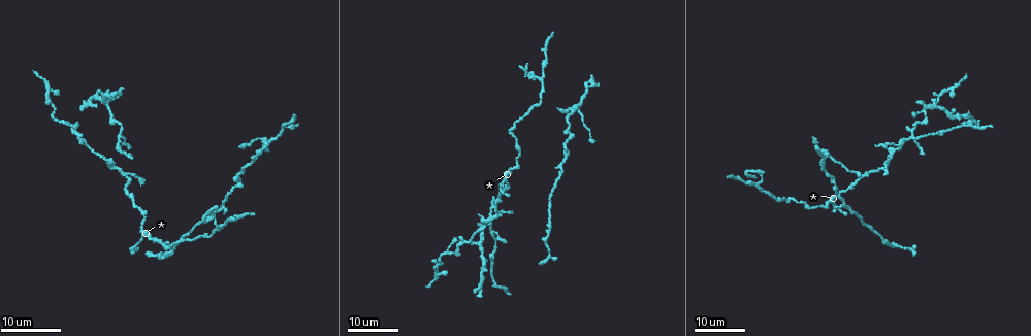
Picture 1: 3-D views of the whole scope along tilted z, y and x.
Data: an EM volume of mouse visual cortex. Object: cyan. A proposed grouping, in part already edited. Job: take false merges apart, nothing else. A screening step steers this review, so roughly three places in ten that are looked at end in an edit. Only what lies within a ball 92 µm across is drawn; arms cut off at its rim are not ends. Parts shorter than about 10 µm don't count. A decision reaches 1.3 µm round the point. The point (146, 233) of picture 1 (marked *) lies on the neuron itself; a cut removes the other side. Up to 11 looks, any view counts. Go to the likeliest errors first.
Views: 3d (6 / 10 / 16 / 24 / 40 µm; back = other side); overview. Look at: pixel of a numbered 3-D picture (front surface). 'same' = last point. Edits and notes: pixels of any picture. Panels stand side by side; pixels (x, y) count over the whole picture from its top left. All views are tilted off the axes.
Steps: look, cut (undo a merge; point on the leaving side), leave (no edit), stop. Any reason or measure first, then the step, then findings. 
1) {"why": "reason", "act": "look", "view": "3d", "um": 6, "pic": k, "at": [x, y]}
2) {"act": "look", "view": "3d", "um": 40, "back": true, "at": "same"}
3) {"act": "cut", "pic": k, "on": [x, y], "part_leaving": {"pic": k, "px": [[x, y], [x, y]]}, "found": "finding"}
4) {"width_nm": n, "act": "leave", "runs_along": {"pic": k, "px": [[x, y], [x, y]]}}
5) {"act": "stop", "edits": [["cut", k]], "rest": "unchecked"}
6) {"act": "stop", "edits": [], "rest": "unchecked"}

{"why": "four-way junction", "act": "look", "view": "3d", "um": 16, "pic": 1, "at": [826, 156]}

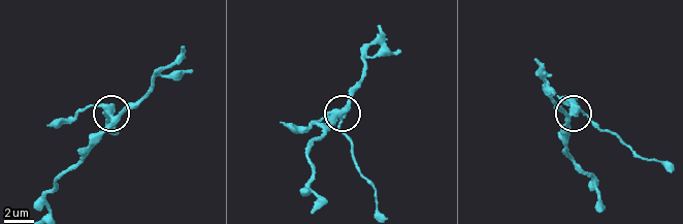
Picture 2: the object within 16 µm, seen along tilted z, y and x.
{"act": "look", "view": "3d", "um": 6, "pic": 2, "at": [110, 112]}

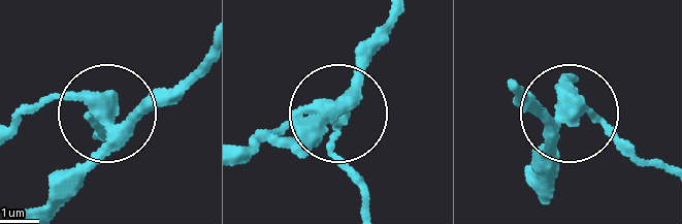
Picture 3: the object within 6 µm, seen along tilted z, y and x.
{"width_nm": 370, "act": "leave", "runs_along": {"pic": 3, "px": [[40, 212], [99, 146], [108, 119], [177, 90]]}, "found": "all the same neuron"}

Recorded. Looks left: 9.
{"why": "three-way junction", "act": "look", "view": "3d", "um": 24, "pic": 1, "at": [837, 184]}

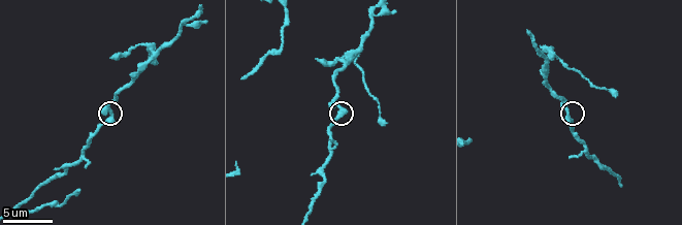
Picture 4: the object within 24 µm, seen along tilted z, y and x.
{"why": "closer look", "act": "look", "view": "3d", "um": 10, "pic": 4, "at": [111, 112]}

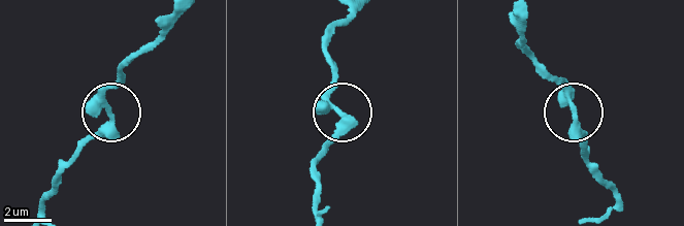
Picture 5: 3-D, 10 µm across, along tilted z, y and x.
{"arms": 3, "act": "leave", "found": "all the same neuron"}

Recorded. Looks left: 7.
{"why": "three-way junction", "act": "look", "view": "3d", "um": 24, "pic": 1, "at": [486, 227]}

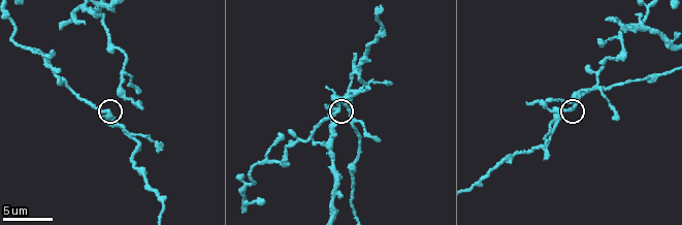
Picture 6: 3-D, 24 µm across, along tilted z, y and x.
{"act": "look", "view": "3d", "um": 10, "pic": 6, "at": [107, 109]}

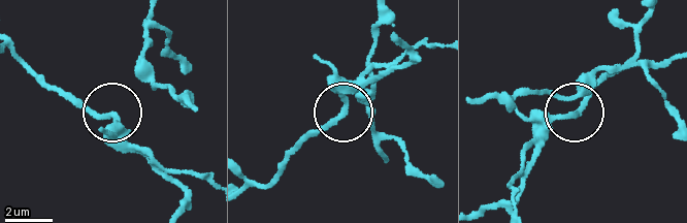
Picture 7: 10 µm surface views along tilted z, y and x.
{"width_nm": 160, "act": "leave", "found": "one neuron here"}

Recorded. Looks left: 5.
{"why": "sudden change in width", "act": "look", "view": "3d", "um": 6, "pic": 6, "at": [337, 194]}

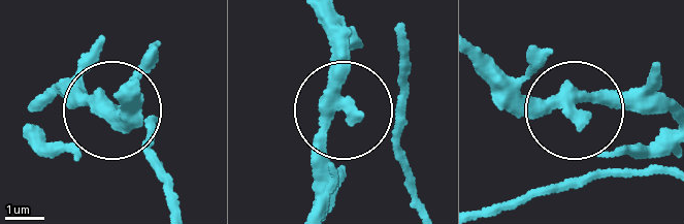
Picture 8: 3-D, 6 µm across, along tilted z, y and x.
{"arms": 3, "act": "leave", "found": "all the same neuron"}

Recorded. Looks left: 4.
{"act": "look", "view": "3d", "um": 10, "pic": 6, "at": [596, 73]}

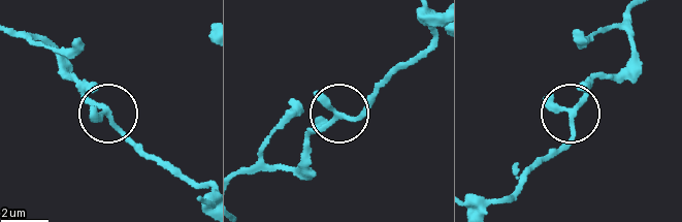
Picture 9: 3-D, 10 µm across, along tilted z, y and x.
{"width_nm": 180, "act": "leave", "runs_along": {"pic": 9, "px": [[203, 185], [182, 179], [141, 150], [72, 75]]}, "found": "one neuron here"}

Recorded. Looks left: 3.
{"act": "stop", "edits": [], "rest": "unchecked"}

